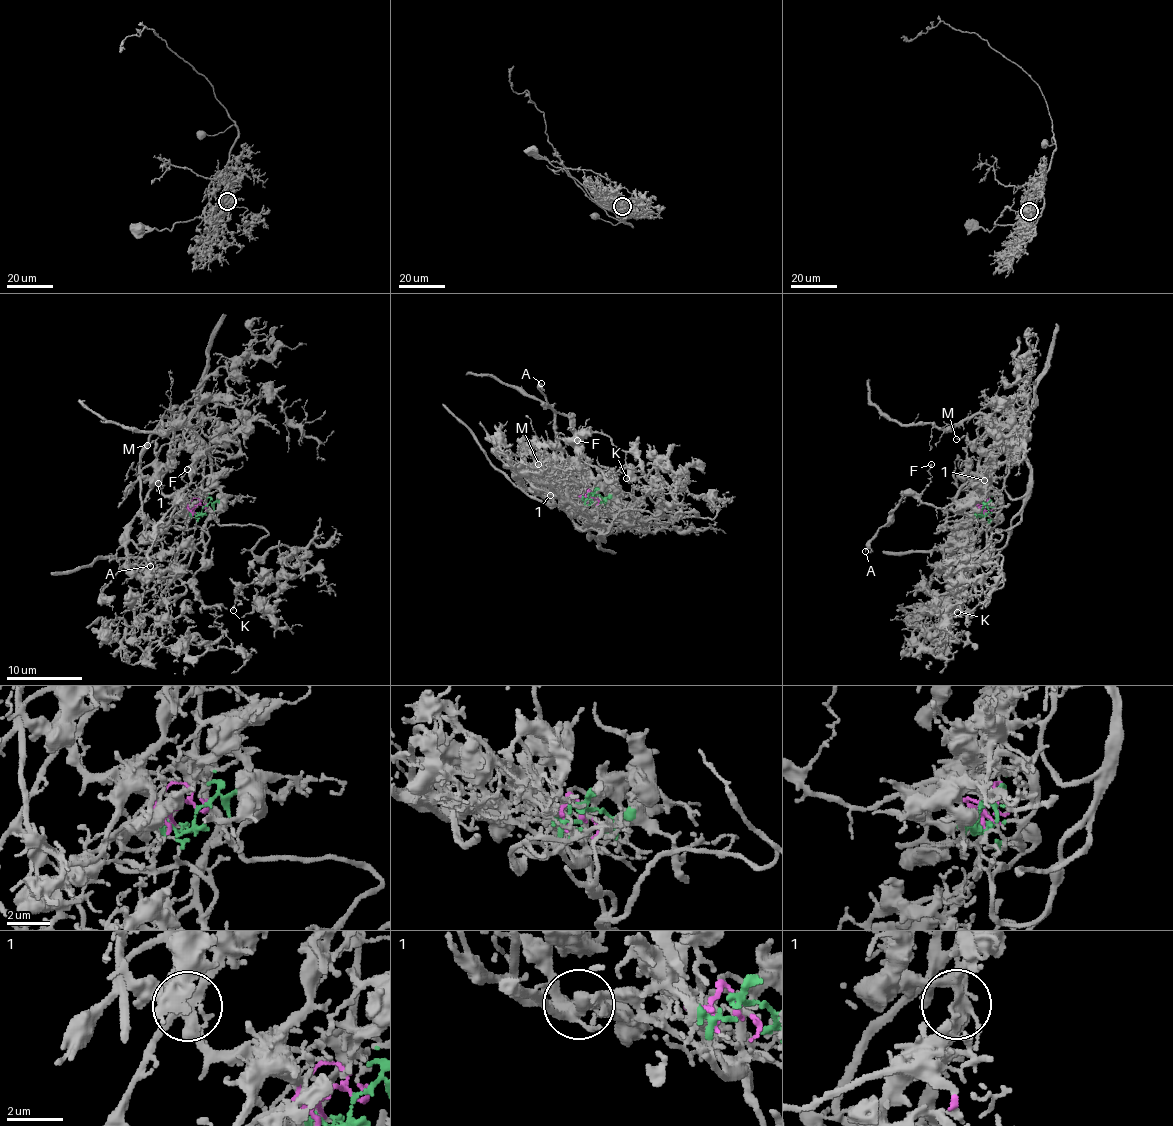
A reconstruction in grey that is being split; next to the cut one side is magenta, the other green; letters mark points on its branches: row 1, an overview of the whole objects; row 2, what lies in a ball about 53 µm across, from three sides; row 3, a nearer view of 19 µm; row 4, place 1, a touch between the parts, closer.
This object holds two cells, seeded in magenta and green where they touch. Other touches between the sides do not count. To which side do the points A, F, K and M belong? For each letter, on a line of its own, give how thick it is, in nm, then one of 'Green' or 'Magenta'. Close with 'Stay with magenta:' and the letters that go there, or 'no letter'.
A: Thickness 190 nm. Magenta
F: Thickness 120 nm. Magenta
K: Thickness 160 nm. Green
M: Thickness 100 nm. Green
Stay with magenta: A, F

